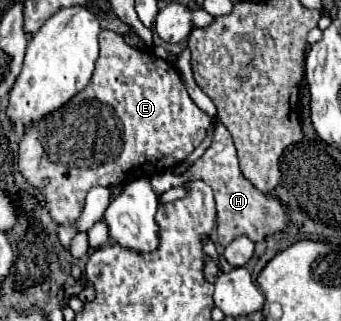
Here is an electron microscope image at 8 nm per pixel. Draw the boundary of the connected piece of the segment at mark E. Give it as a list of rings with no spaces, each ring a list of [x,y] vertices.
[[[103,30],[99,34],[99,46],[99,60],[85,90],[45,118],[27,124],[25,134],[19,140],[19,172],[31,186],[49,198],[49,214],[63,226],[69,226],[79,218],[85,196],[93,186],[117,186],[133,178],[151,178],[175,168],[205,140],[211,124],[211,118],[197,110],[189,98],[179,74],[175,72],[177,68],[171,62],[157,58],[153,52],[131,48],[125,44],[123,36],[113,30]]]

